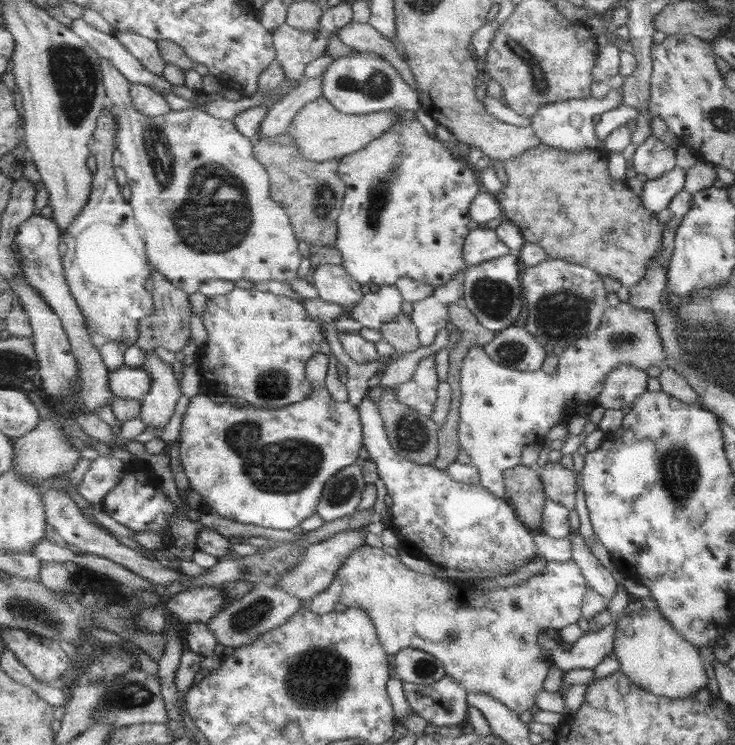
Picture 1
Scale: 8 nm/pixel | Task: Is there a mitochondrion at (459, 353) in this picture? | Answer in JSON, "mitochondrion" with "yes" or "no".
{"mitochondrion":"no"}

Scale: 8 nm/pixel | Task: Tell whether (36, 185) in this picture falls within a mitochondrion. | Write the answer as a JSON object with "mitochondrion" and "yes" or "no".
{"mitochondrion":"no"}

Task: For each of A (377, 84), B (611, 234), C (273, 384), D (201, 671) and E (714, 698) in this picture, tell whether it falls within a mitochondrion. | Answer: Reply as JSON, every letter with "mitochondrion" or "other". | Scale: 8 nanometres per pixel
{"A":"mitochondrion","B":"mitochondrion","C":"mitochondrion","D":"other","E":"other"}

